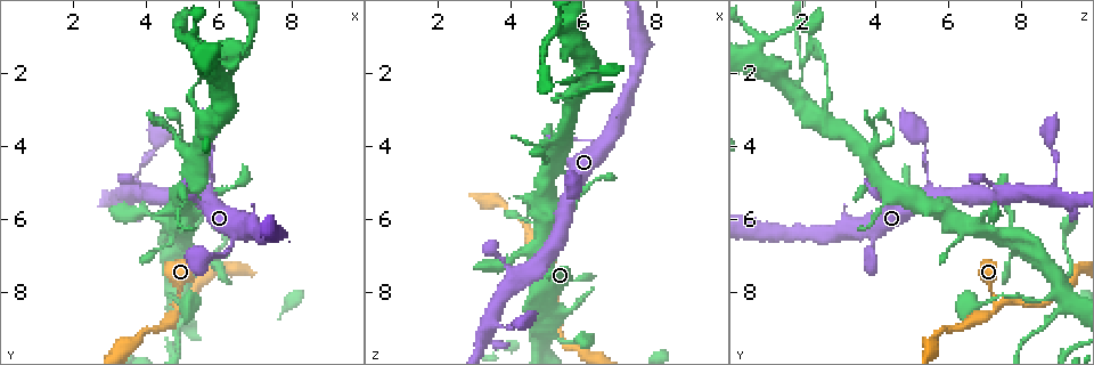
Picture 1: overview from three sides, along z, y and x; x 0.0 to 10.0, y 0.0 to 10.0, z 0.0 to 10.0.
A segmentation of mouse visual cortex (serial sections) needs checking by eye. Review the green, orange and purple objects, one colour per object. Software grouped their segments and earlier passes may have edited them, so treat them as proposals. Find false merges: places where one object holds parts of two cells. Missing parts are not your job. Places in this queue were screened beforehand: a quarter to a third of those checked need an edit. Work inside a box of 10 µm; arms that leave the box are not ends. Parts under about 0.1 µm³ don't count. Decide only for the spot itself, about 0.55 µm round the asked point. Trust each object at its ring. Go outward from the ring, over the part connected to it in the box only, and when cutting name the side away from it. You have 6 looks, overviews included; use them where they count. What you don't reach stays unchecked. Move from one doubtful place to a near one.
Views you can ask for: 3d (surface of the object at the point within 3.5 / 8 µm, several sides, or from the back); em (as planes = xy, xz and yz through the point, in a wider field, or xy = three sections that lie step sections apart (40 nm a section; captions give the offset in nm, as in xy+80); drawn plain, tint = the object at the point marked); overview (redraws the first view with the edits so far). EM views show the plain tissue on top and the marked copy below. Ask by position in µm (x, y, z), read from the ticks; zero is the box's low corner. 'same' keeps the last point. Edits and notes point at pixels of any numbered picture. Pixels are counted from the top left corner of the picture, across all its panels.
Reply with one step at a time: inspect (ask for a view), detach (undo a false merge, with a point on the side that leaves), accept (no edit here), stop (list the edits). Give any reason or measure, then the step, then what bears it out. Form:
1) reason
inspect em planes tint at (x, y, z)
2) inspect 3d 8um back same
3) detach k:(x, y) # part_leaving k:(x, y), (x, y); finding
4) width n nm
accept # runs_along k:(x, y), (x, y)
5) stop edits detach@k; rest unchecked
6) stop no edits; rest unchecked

three arms meet
inspect 3d 3.5um back at (4.85, 8.50, 7.30)

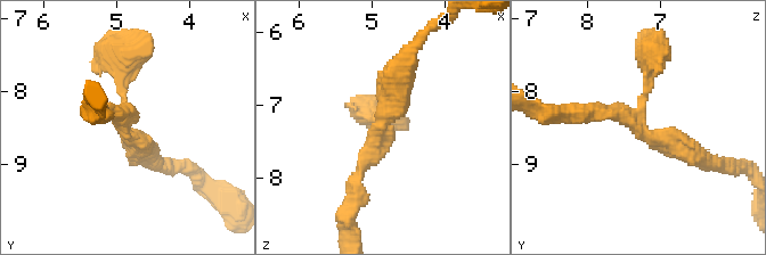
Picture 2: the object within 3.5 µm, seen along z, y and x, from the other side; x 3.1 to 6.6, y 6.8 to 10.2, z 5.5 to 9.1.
need the tissue
inspect em xy step 1 tint at (4.85, 8.50, 7.30)

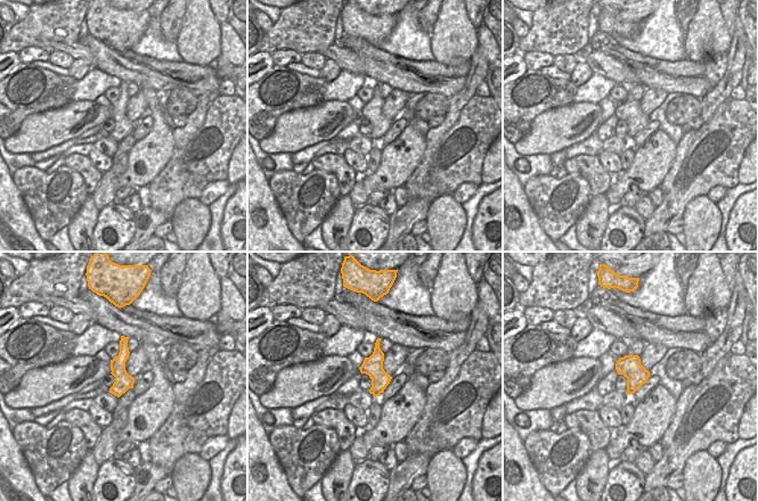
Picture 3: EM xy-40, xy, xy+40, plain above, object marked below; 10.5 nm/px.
arms 3
accept # runs_along 2:(652, 55), (632, 118), (699, 156); continuous, no second cell

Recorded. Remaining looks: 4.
arms part here
inspect 3d 8um at (6.20, 2.55, 1.70)

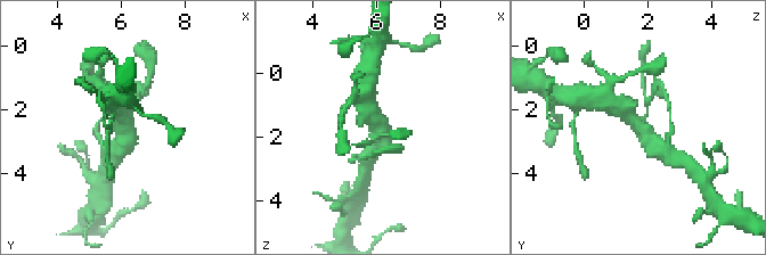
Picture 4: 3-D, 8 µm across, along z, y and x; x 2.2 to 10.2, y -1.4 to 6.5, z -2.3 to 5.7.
arms 3; arm_widths 100, 500, 500 nm; need the tissue
inspect em xy step 5 tint same

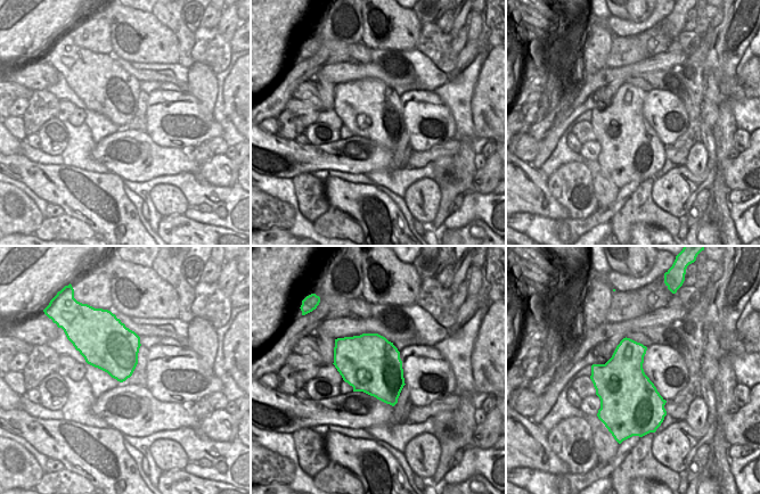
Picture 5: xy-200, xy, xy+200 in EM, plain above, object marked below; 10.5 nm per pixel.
accept # runs_along 4:(661, 149), (618, 106); one cell here

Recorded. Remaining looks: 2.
stop no edits; rest unchecked

